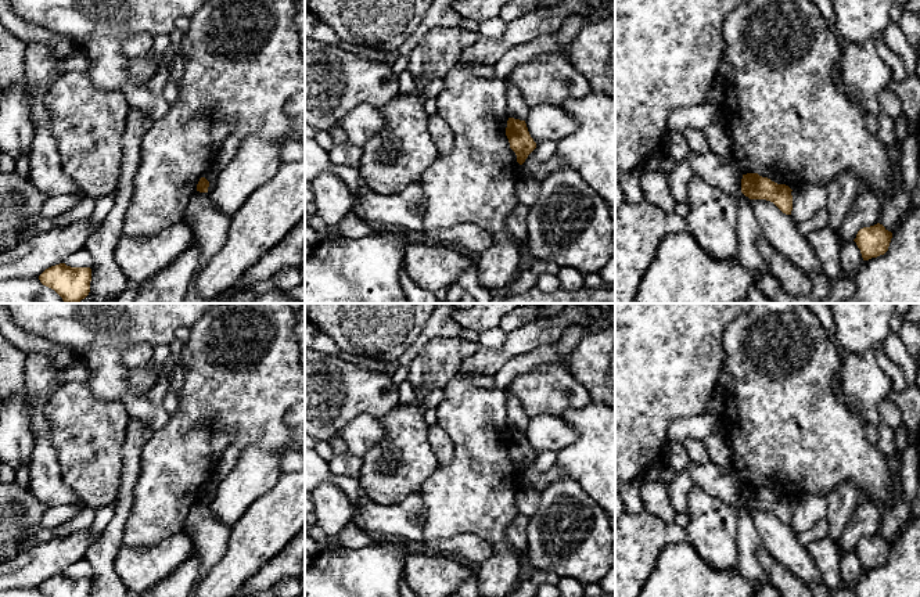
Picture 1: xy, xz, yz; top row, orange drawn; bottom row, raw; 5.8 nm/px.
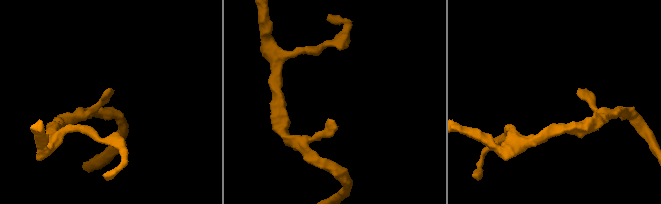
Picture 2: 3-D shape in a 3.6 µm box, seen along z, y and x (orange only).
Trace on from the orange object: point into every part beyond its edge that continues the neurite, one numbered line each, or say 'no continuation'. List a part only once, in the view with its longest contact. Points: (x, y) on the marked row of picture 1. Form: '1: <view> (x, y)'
no continuation

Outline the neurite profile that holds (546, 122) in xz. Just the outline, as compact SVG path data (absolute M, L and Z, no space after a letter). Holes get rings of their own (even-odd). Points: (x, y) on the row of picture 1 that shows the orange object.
M550 104L529 108L525 123L536 144L543 141L557 143L579 127L576 119L563 105Z

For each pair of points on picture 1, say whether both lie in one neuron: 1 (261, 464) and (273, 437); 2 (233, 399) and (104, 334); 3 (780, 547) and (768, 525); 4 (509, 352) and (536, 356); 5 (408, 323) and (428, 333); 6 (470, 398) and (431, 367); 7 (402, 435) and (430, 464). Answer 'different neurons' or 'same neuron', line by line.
1: different neurons
2: different neurons
3: same neuron
4: different neurons
5: different neurons
6: different neurons
7: same neuron

